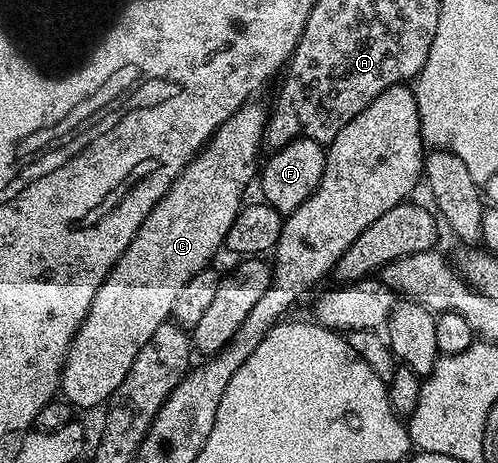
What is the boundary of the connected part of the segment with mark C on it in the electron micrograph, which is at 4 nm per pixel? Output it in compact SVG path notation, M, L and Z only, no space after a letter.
M247 103L239 107L230 118L224 122L219 129L210 136L210 140L203 145L202 150L194 156L191 161L184 167L184 171L174 180L172 187L160 199L160 203L156 203L156 207L152 207L152 211L144 219L144 223L136 231L136 235L132 239L132 243L128 243L128 247L124 251L124 255L112 267L112 271L104 279L104 283L100 283L100 287L96 291L96 295L90 304L88 315L84 319L84 323L76 331L76 335L70 340L70 350L66 352L66 362L62 364L62 380L60 382L60 393L65 400L69 401L75 410L78 409L94 409L105 406L110 396L116 391L116 387L120 387L120 383L124 383L124 375L128 375L128 371L132 367L132 363L136 363L136 355L140 355L140 351L144 347L144 343L148 343L148 339L152 339L152 335L156 335L156 327L167 324L171 320L170 312L176 303L176 295L180 295L180 290L184 288L184 283L188 283L188 279L192 279L192 275L196 275L201 269L207 268L211 264L210 261L226 244L226 236L232 227L232 223L236 219L236 215L242 210L246 193L246 184L250 180L255 180L256 165L254 169L254 160L258 157L258 152L264 149L264 138L266 135L266 122L268 120L267 110L261 109L255 103Z

